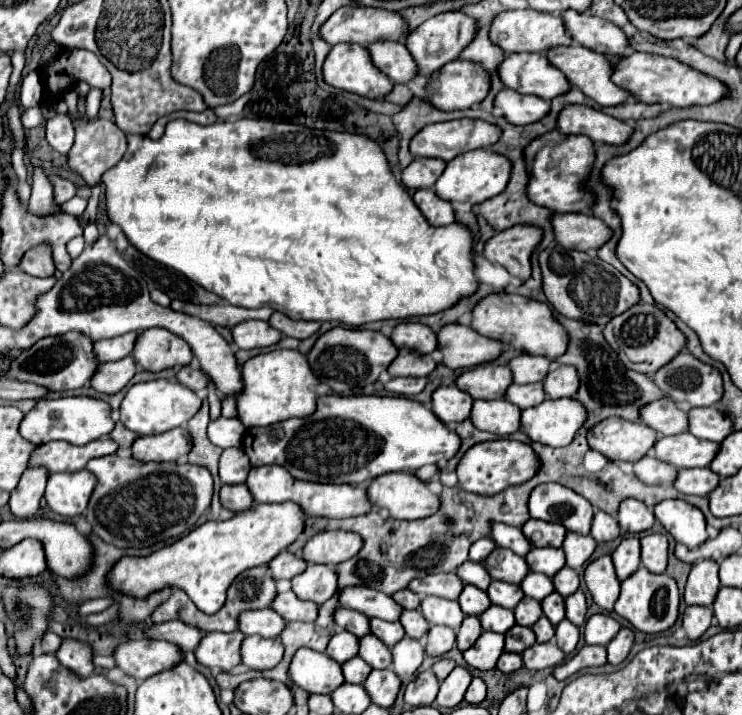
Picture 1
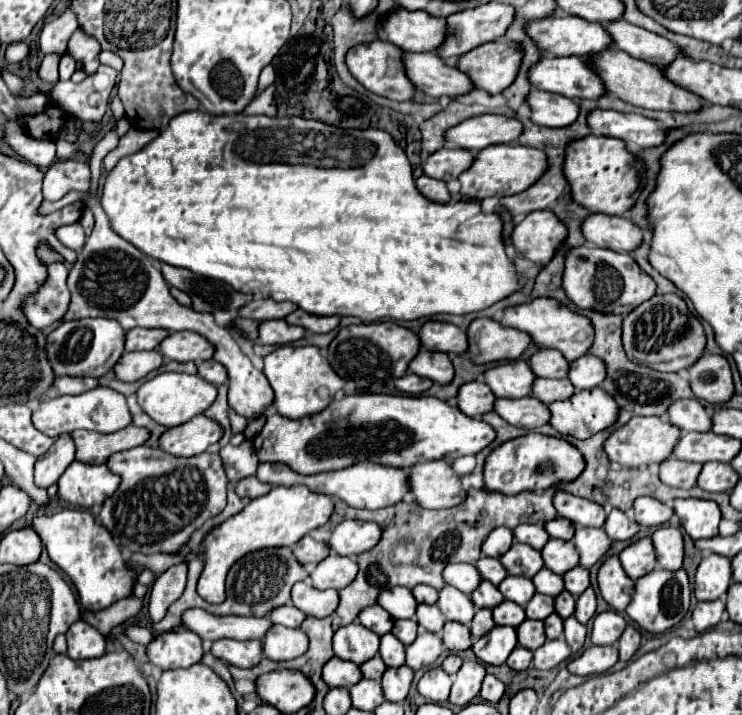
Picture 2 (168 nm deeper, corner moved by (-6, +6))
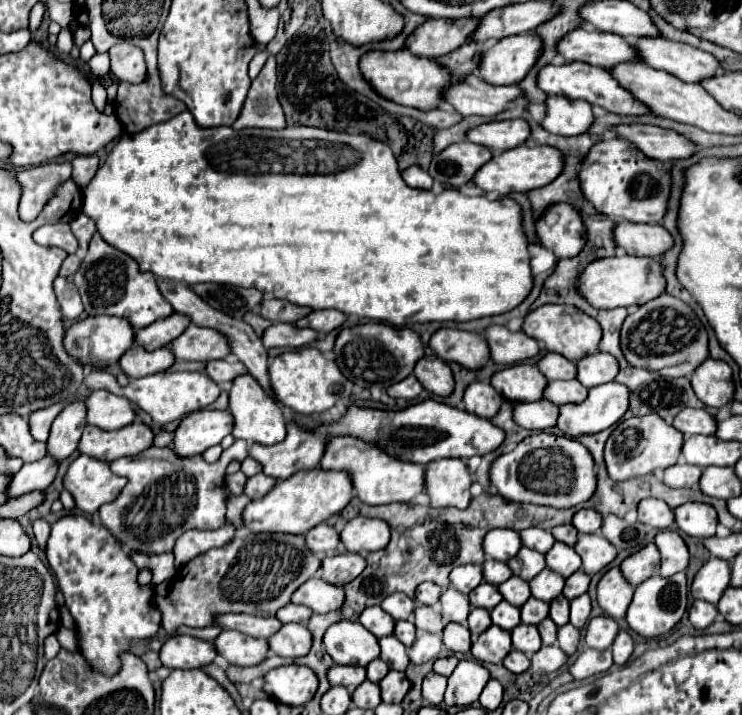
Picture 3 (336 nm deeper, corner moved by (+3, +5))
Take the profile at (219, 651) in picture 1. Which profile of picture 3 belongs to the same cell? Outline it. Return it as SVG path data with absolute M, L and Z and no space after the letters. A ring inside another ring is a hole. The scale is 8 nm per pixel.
M224 629L214 639L214 645L222 657L226 657L232 665L238 665L238 667L258 665L268 655L266 639L254 639L254 637L248 637L244 633L232 631L232 629Z

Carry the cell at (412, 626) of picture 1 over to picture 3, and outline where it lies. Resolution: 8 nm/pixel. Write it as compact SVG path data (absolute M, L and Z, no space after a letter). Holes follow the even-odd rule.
M416 605L414 625L416 625L416 629L428 631L428 633L440 633L444 629L442 615L440 615L438 607L428 607L428 605Z

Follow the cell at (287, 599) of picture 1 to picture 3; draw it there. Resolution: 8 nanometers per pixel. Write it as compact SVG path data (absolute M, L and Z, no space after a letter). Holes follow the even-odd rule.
M314 577L306 581L292 597L292 603L306 605L314 613L328 613L336 611L344 603L344 587L336 587L332 583L326 583L320 577Z

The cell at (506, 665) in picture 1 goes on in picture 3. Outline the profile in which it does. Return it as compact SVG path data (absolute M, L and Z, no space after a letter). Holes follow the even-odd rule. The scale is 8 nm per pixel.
M510 651L504 659L504 667L518 675L518 673L524 673L530 667L530 659L520 651Z

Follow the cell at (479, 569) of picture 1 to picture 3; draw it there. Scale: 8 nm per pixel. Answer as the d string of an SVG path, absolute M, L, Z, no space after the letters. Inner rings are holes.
M486 559L486 563L484 563L484 579L486 579L488 583L500 585L500 583L504 583L506 579L510 579L512 575L514 575L514 573L512 573L512 569L510 569L506 563L494 561L494 559Z

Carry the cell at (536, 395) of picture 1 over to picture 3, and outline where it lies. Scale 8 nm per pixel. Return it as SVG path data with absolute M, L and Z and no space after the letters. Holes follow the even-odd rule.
M572 379L572 381L550 381L546 391L544 391L544 397L556 405L582 403L586 399L586 395L588 395L588 389L576 379Z

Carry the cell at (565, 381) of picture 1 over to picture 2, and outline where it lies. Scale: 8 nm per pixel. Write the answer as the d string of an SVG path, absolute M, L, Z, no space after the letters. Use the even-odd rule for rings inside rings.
M585 354L585 356L581 356L581 358L577 358L569 364L567 378L575 386L575 390L595 388L605 378L605 366L599 358L591 356L591 354Z

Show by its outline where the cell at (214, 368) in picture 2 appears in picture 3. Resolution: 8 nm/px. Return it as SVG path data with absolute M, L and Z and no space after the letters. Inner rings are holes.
M210 361L206 367L206 373L218 383L218 385L226 385L232 383L236 377L248 373L246 367L238 361L238 363L228 363L228 361Z

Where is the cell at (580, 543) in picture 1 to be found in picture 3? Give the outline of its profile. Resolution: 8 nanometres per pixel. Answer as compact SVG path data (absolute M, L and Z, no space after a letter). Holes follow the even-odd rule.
M598 533L578 535L578 543L574 549L582 557L582 571L588 575L602 571L618 555L618 549L612 547L612 543L608 543L608 539Z

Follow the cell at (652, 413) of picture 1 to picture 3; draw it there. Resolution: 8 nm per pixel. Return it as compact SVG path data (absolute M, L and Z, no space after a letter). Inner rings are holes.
M686 407L674 417L674 427L682 431L686 437L690 435L714 435L716 433L716 419L704 409L690 409Z

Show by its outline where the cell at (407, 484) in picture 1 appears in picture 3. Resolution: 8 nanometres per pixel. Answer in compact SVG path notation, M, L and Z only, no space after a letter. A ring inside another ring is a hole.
M438 459L426 467L426 493L432 497L432 507L466 509L472 501L472 483L464 459Z

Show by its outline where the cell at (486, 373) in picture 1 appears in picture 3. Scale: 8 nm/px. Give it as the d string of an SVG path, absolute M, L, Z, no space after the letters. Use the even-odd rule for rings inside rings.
M520 363L506 367L492 375L492 387L500 391L500 395L512 403L518 401L538 401L548 385L548 379L538 371L538 367Z

